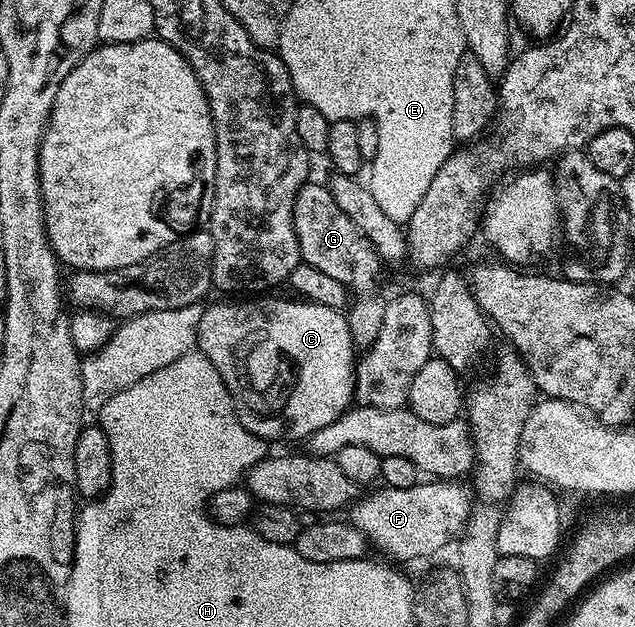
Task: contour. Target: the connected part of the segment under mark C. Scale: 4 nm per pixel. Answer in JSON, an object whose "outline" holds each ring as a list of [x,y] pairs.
{"outline":[[[247,297],[244,298],[247,299],[244,303],[208,302],[203,308],[197,347],[202,354],[209,357],[209,361],[213,361],[217,373],[221,373],[223,384],[227,386],[227,391],[230,393],[233,402],[235,402],[237,417],[241,421],[241,425],[245,425],[245,429],[249,429],[251,436],[256,435],[265,441],[271,441],[271,439],[303,439],[303,441],[307,441],[310,440],[313,433],[317,433],[317,429],[325,429],[325,425],[337,421],[337,417],[341,417],[344,411],[352,406],[355,397],[357,348],[355,342],[351,340],[347,316],[342,310],[326,307],[325,305],[317,305],[310,301],[290,303],[287,299],[267,298],[271,297]]]}

